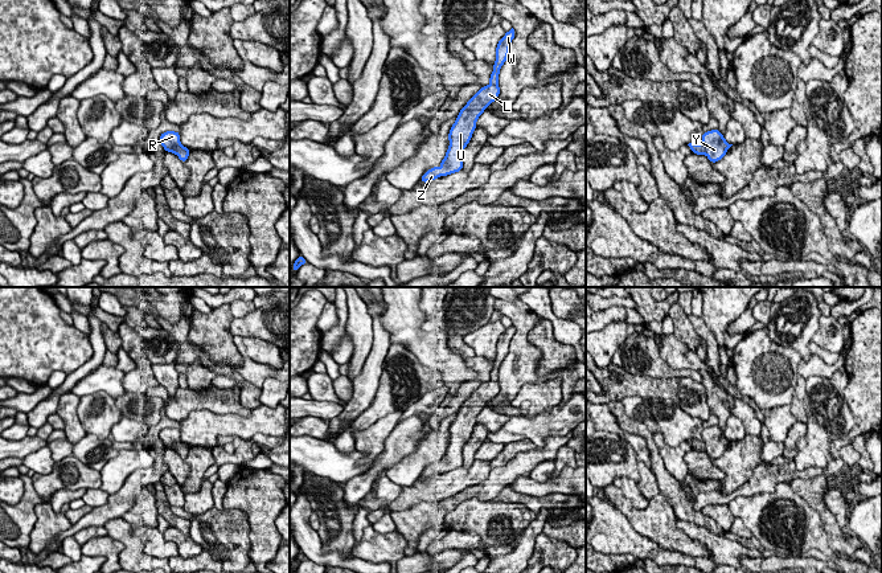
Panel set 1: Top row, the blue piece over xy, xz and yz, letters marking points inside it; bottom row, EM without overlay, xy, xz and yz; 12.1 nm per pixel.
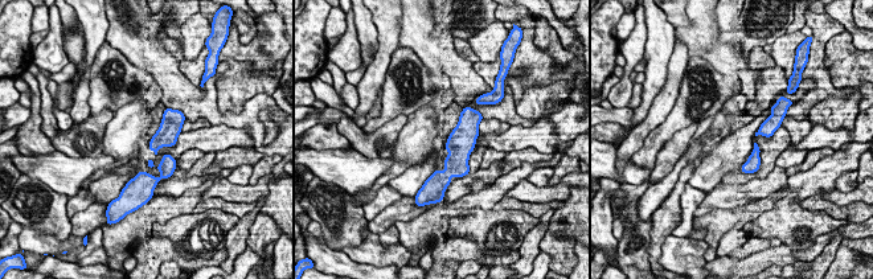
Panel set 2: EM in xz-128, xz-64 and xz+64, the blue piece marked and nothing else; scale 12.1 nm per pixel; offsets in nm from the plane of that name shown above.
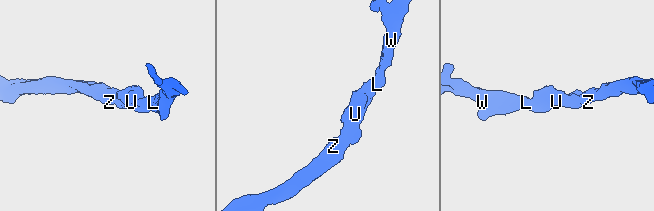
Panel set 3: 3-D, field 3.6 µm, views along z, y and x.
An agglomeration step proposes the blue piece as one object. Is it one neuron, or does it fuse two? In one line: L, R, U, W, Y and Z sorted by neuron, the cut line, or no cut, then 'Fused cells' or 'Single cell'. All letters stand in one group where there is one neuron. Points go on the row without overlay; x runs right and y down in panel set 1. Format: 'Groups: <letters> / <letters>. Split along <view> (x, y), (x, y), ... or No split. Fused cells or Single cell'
Groups: L R U W Y Z. No split. Single cell

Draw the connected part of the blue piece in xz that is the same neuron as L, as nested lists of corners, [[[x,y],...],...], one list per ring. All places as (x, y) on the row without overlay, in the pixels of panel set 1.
[[[512,324],[500,335],[496,344],[496,357],[493,360],[493,368],[489,373],[491,380],[483,382],[472,394],[461,404],[456,418],[451,422],[448,429],[450,442],[446,449],[446,454],[442,457],[440,463],[430,464],[421,478],[428,479],[440,472],[456,470],[463,466],[463,447],[469,439],[475,427],[479,413],[485,405],[495,398],[500,392],[499,371],[500,365],[509,352],[509,344],[516,328]]]

